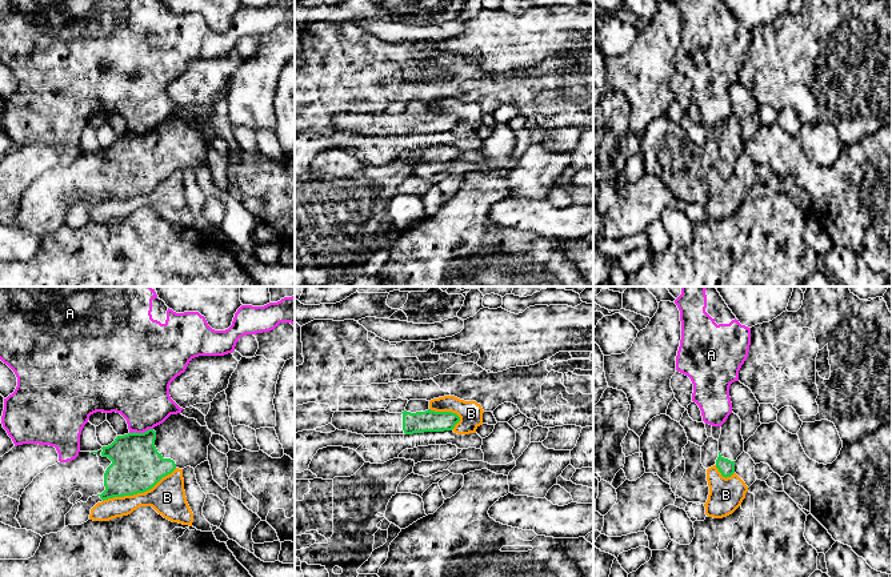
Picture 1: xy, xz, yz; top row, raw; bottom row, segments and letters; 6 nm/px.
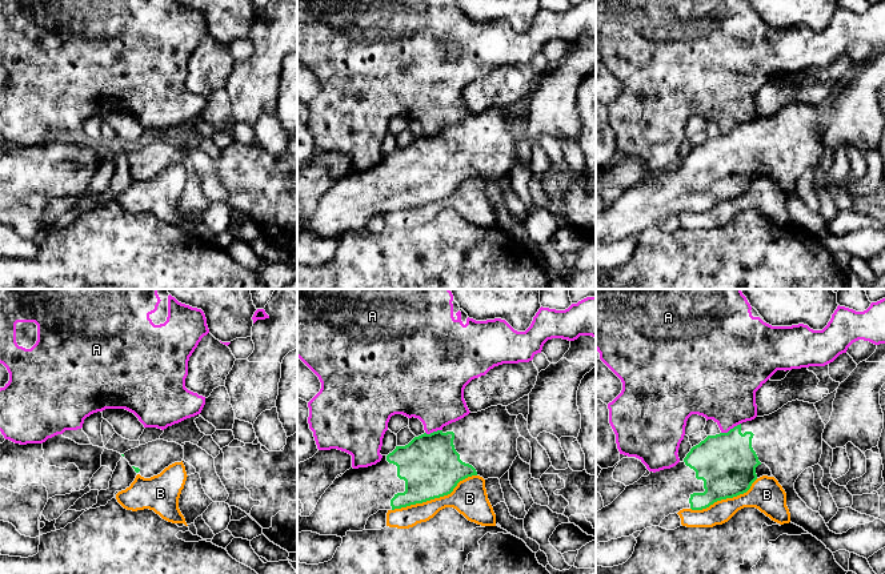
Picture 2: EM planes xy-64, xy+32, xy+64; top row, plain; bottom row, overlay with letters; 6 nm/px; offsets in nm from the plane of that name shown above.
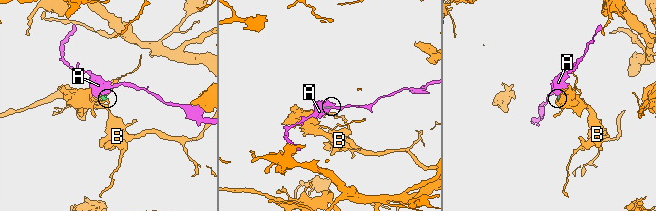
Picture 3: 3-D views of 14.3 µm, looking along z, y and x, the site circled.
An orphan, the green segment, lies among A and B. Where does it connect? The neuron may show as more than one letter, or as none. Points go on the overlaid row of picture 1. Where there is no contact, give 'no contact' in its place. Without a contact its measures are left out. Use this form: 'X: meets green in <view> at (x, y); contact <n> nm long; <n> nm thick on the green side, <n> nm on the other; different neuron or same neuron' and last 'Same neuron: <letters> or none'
A: meets green in xy at (140, 433); contact 150 nm long; 300 nm thick on the green side, 360 nm on the other; different neuron
B: meets green in xy at (139, 492); contact 500 nm long; 300 nm thick on the green side, 220 nm on the other; different neuron
Same neuron: none

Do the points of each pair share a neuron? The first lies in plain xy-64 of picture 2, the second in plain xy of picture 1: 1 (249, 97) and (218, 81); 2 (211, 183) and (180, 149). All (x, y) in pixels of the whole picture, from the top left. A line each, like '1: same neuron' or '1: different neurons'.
1: different neurons
2: different neurons

